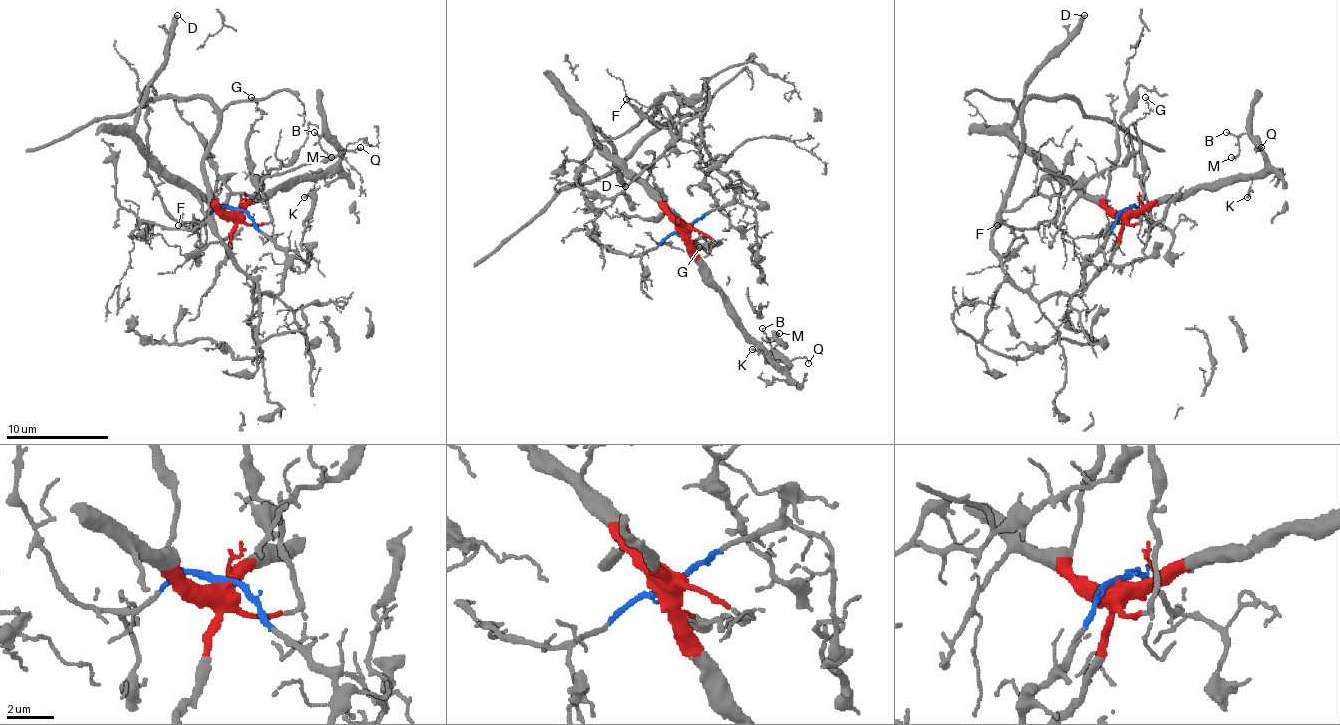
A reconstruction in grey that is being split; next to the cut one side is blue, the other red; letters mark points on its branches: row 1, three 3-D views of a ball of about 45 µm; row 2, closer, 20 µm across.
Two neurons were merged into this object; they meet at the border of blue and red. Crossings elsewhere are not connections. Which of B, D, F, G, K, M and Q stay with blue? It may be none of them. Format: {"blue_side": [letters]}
{"blue_side": ["F"]}

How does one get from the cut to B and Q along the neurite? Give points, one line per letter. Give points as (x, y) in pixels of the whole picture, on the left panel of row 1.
B: (237, 210), (262, 200), (278, 187), (319, 180), (334, 167), (339, 149), (324, 134), (313, 131)
Q: (237, 210), (249, 200), (262, 200), (278, 187), (319, 180), (334, 167), (339, 154), (359, 147)

